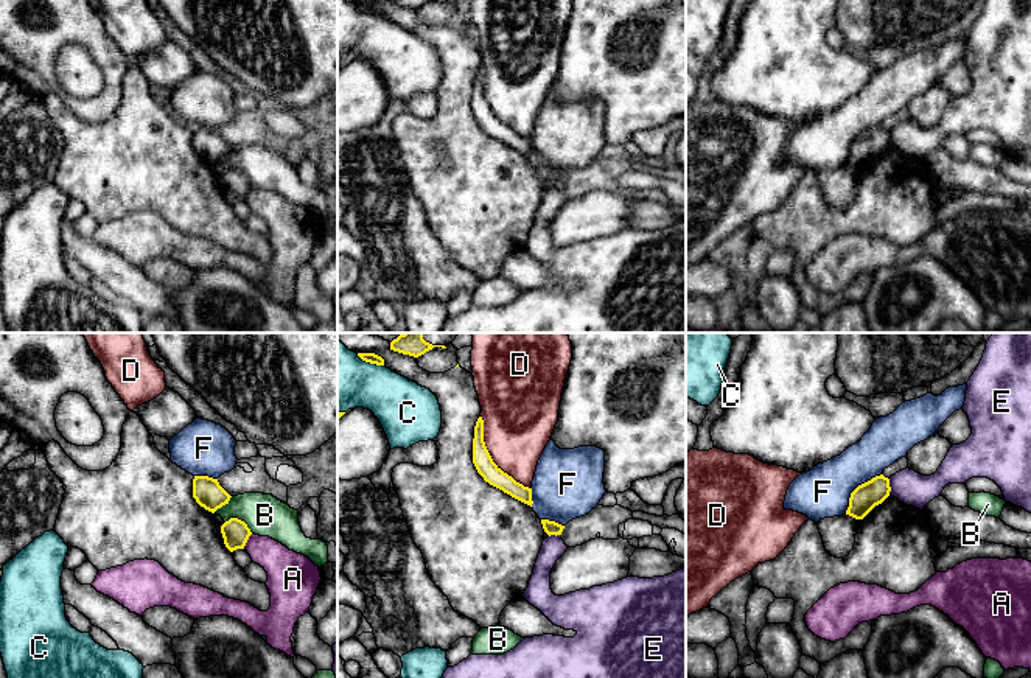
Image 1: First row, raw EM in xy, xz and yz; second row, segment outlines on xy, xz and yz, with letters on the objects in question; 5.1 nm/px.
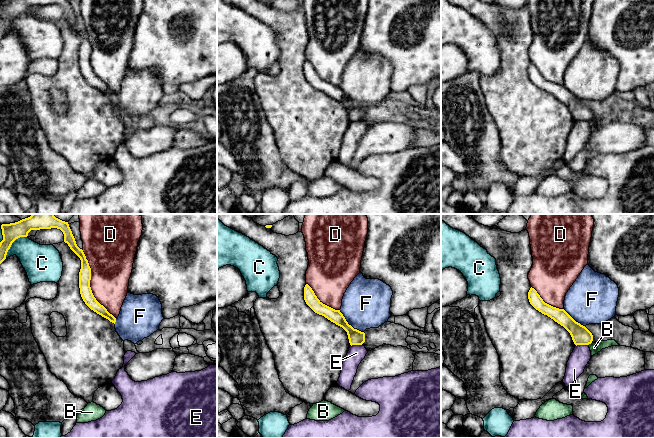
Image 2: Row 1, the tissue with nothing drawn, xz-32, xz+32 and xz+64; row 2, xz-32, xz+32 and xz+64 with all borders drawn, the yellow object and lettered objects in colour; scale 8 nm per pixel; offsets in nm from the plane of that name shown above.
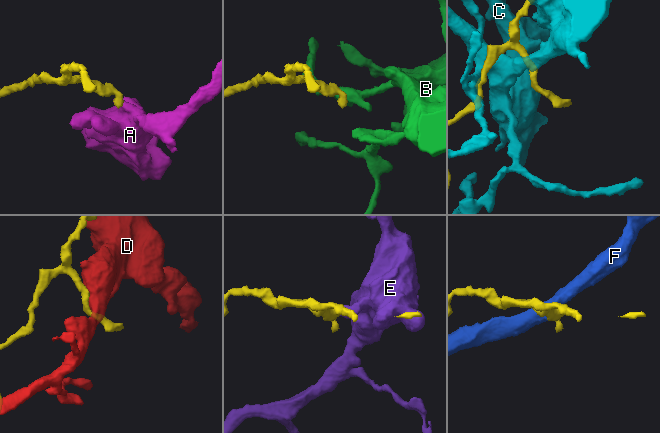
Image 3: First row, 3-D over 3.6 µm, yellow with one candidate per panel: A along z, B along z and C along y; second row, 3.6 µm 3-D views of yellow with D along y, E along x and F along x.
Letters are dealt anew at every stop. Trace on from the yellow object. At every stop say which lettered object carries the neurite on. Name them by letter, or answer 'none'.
none

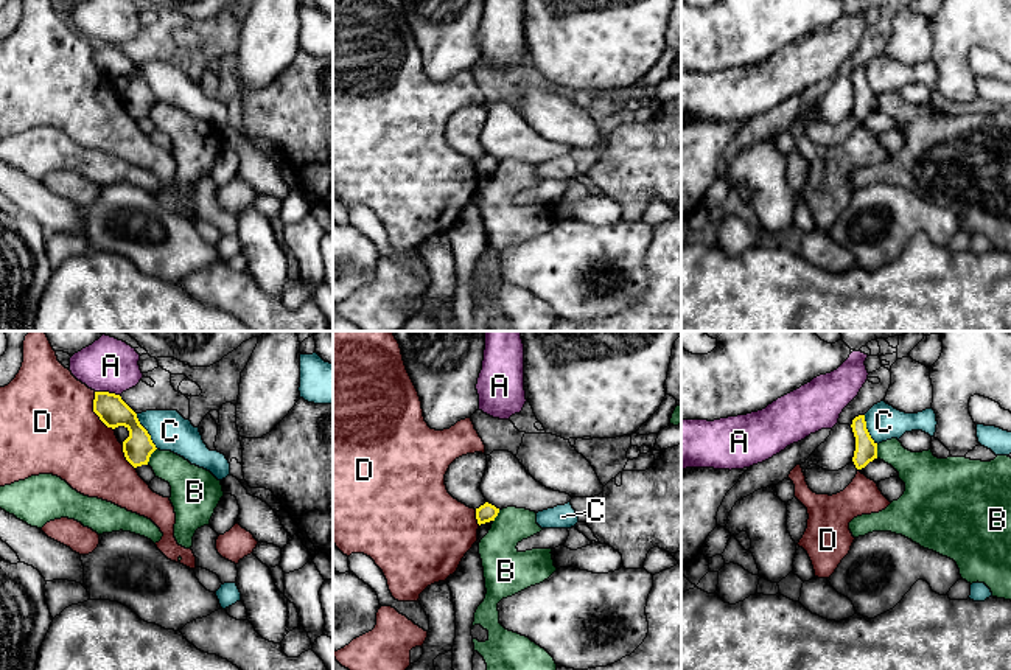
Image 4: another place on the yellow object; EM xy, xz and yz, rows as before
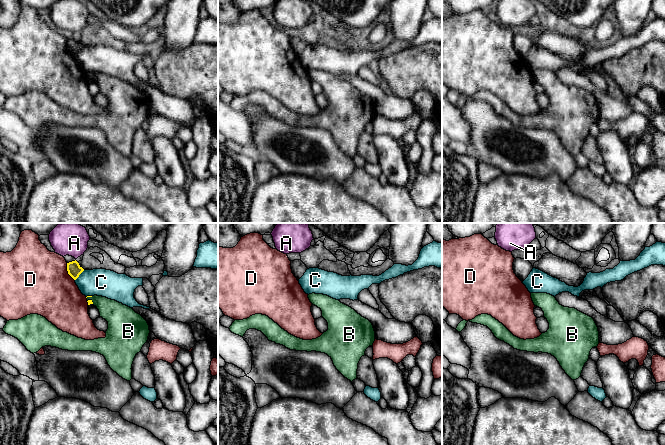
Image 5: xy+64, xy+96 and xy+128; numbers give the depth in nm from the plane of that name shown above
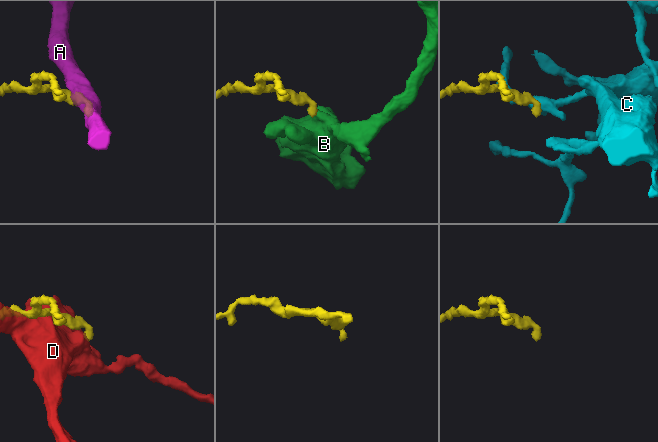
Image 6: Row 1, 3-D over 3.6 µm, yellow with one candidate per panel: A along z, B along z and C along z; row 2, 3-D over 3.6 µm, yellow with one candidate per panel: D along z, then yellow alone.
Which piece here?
none

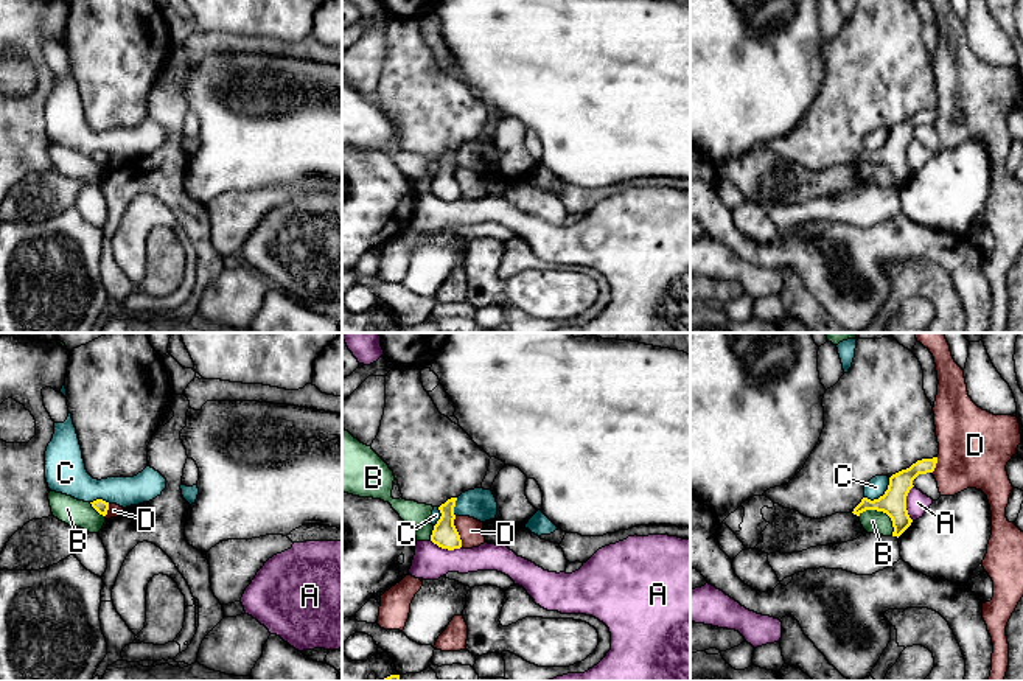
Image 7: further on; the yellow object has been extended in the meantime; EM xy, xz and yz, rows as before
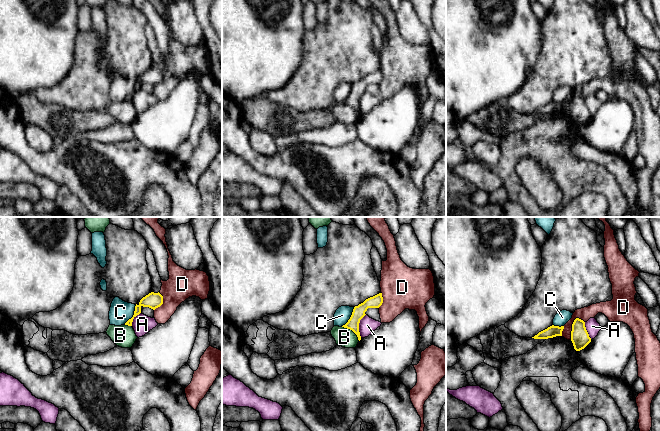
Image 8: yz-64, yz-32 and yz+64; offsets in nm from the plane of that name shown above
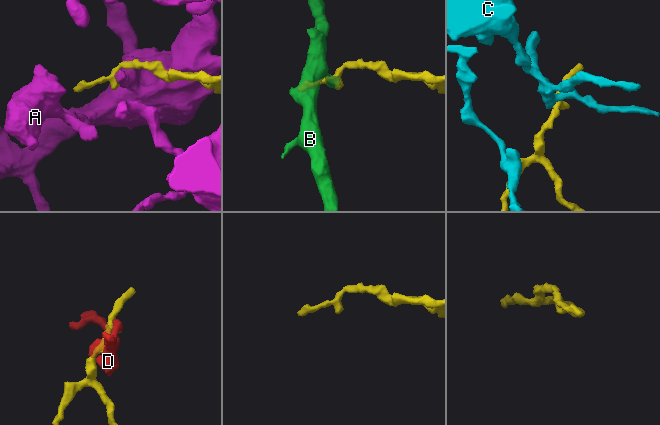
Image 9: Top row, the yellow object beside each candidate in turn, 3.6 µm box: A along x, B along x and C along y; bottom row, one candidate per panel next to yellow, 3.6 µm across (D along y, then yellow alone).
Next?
none

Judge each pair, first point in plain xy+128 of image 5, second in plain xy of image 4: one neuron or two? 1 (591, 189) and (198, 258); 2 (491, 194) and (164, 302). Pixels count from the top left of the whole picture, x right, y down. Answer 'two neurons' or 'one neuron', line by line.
1: two neurons
2: one neuron

